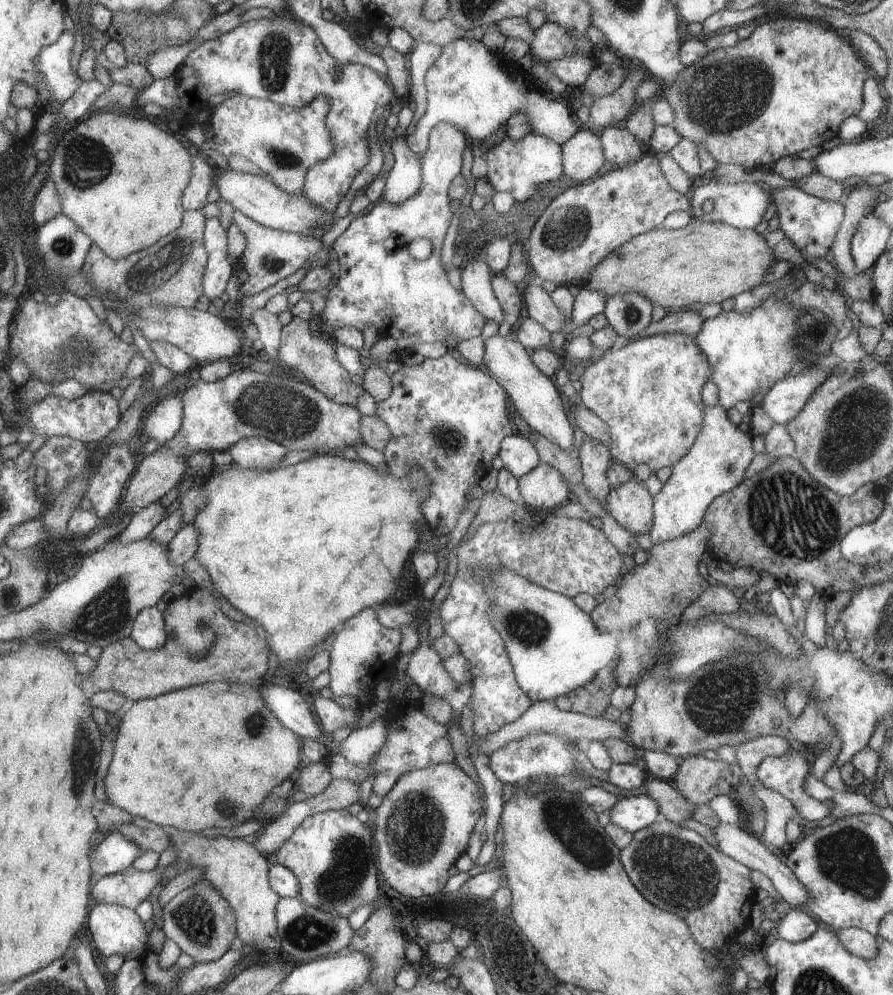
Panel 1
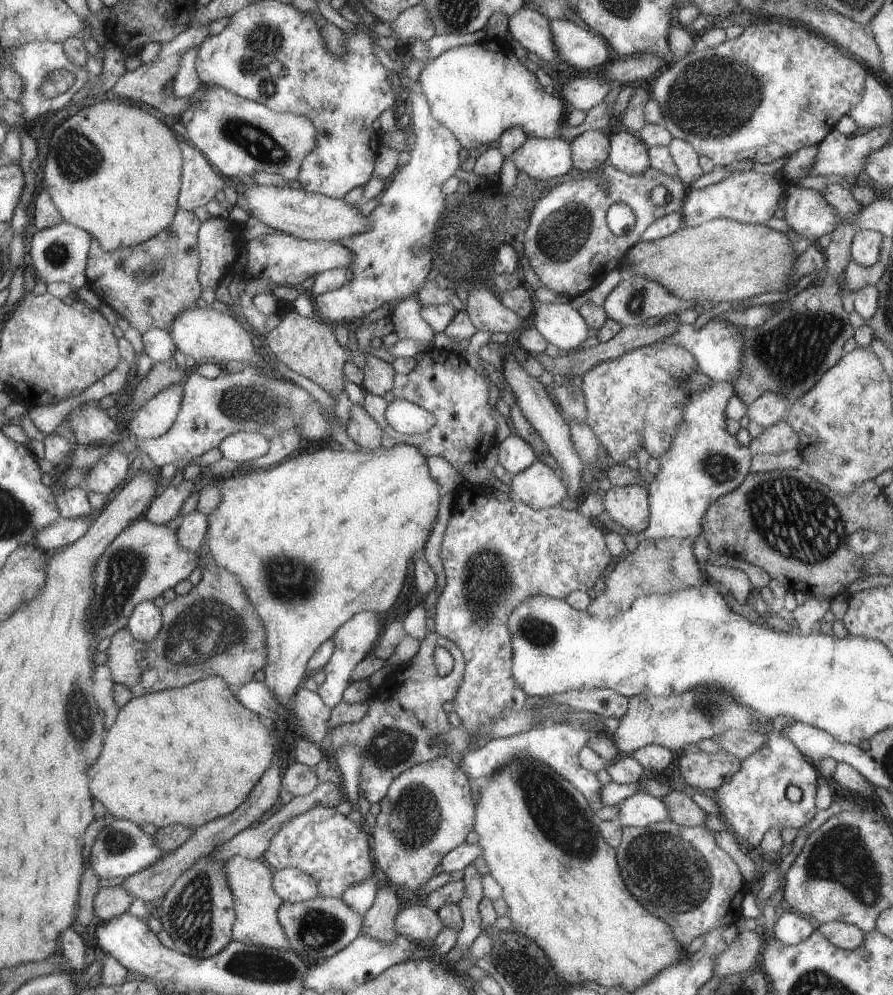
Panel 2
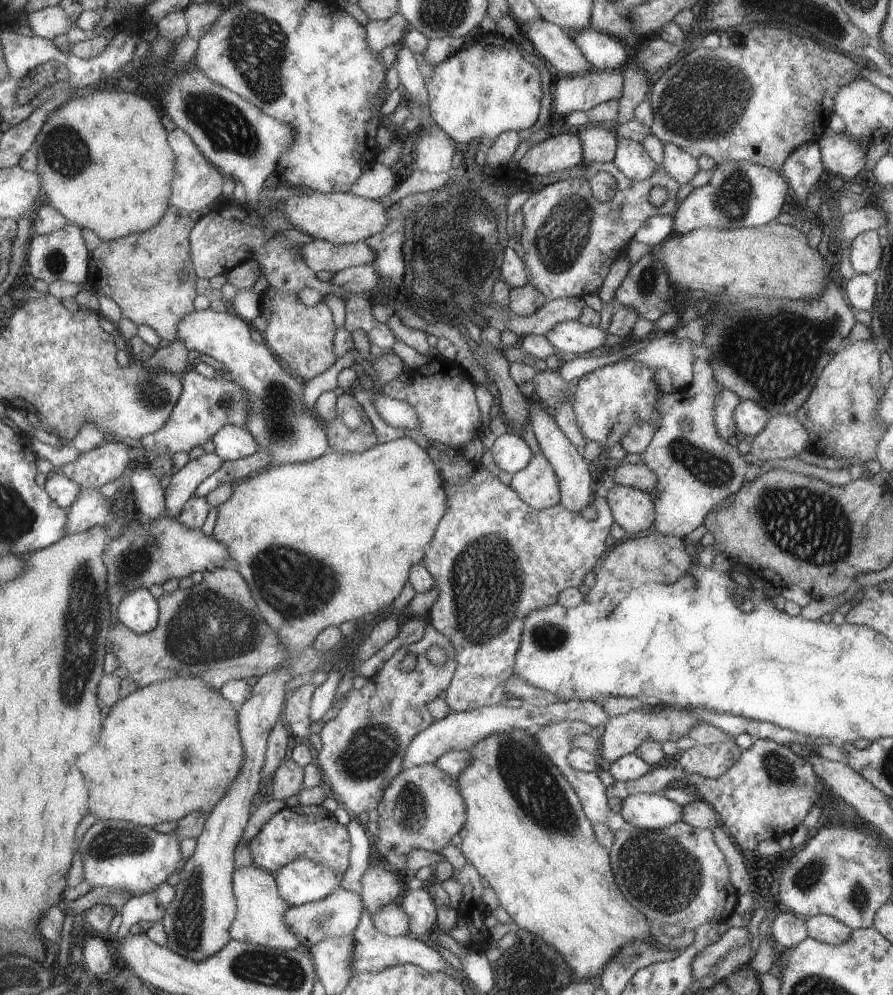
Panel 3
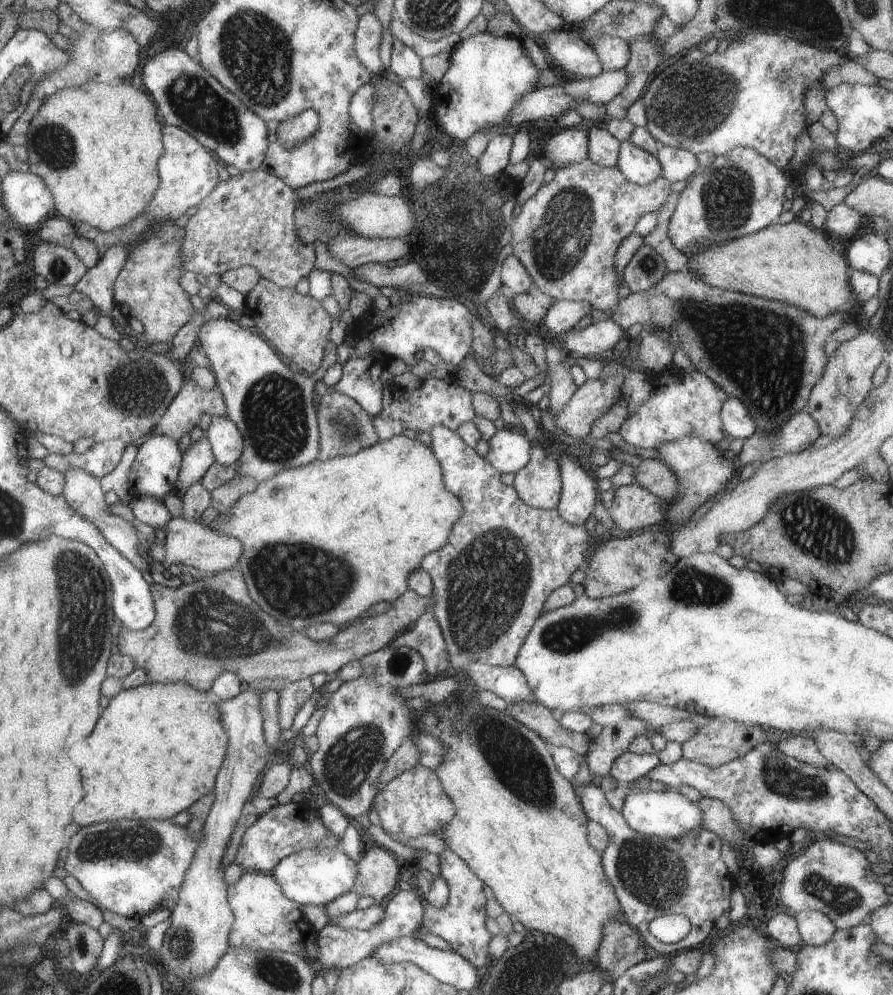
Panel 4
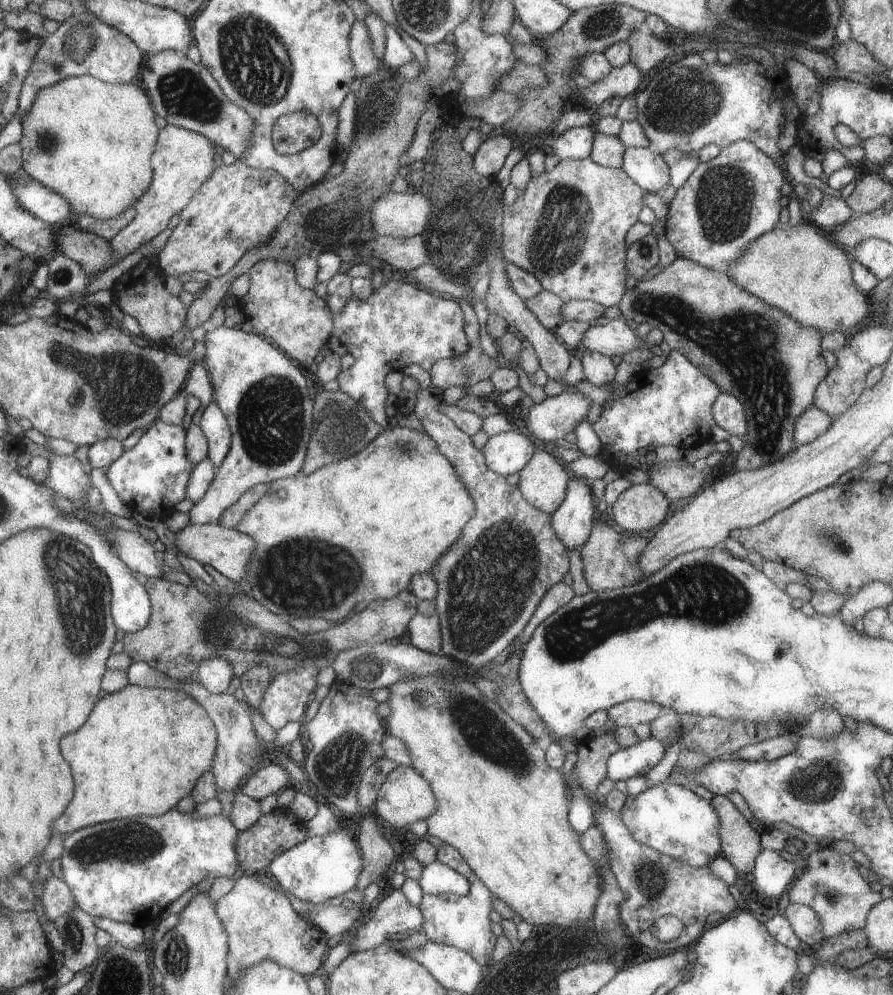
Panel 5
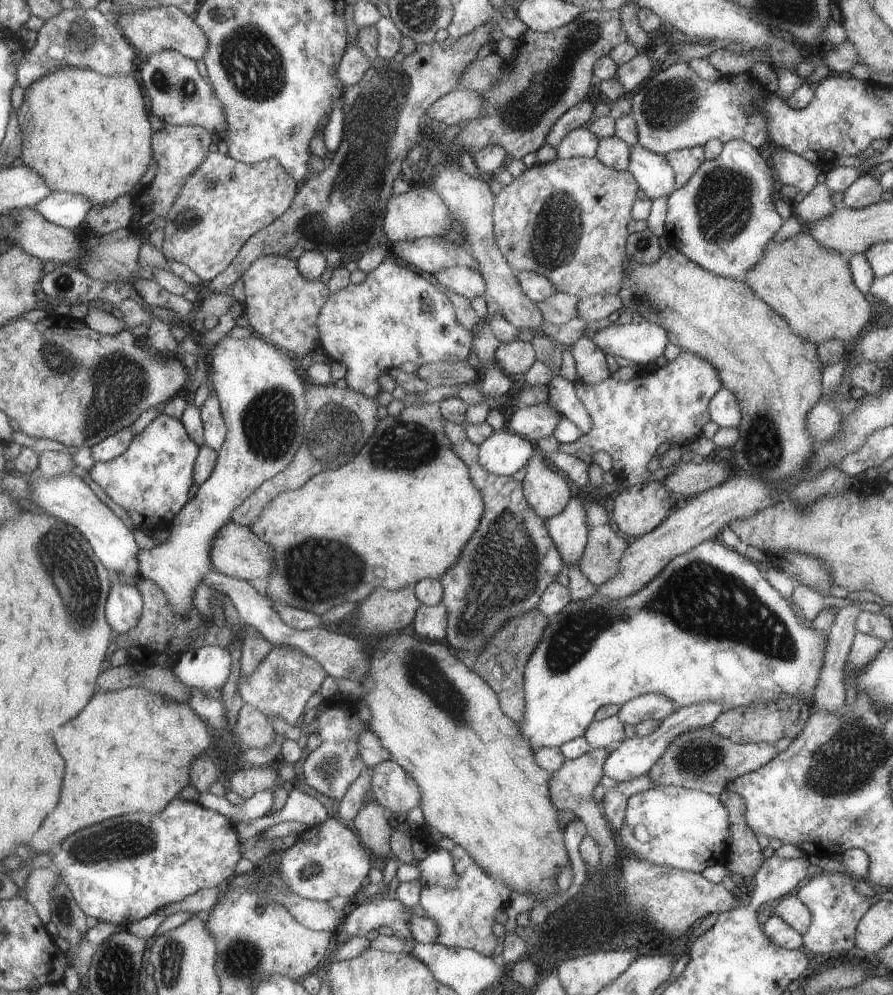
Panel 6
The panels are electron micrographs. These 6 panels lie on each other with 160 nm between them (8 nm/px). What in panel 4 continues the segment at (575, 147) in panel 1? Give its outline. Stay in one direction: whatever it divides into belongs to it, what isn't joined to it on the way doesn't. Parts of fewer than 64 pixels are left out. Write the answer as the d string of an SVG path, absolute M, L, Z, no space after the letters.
M596 126L590 128L587 137L588 158L603 167L616 167L621 142L614 138L608 130Z

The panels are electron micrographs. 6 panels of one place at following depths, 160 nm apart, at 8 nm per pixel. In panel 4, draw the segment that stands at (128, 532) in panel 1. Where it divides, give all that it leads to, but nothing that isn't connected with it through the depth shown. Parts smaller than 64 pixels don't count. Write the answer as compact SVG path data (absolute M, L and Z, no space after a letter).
M202 437L195 444L190 445L183 454L181 469L178 478L174 483L172 493L179 498L208 472L208 469L215 463L210 441Z

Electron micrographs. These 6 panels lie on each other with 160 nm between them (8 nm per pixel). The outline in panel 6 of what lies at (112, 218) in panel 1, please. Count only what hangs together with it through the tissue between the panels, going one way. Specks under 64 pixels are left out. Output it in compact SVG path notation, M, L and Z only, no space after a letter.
M59 68L25 90L24 103L18 108L17 116L24 137L19 161L40 174L53 191L86 197L92 206L107 207L122 195L134 196L137 185L151 165L152 126L142 90L132 74L111 77L90 69Z

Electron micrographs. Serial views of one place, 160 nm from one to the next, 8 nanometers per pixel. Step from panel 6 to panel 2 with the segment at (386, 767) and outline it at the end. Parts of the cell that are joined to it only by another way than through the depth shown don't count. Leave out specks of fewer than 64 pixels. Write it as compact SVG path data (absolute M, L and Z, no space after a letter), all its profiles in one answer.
M444 756L438 757L437 759L432 759L431 761L426 761L412 768L408 771L402 772L394 779L387 790L388 794L382 799L380 803L380 813L376 817L376 825L370 831L370 848L374 848L374 860L376 861L378 868L384 872L384 876L389 879L390 883L396 884L396 886L402 886L402 888L408 888L412 892L416 892L419 888L422 888L432 876L434 876L434 870L436 866L442 862L442 859L447 856L447 854L458 848L466 840L466 836L472 832L472 826L474 824L474 814L477 814L477 808L474 808L474 798L472 798L472 792L470 792L470 784L468 784L468 775L462 770L461 766L458 764L454 757Z

